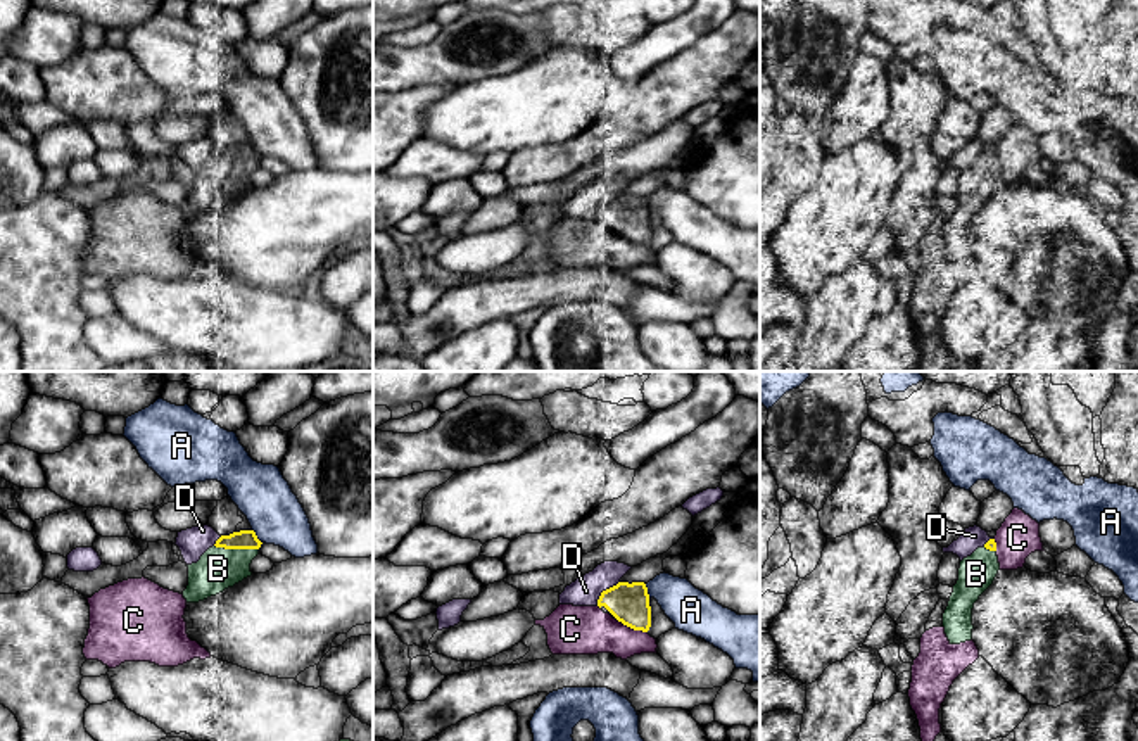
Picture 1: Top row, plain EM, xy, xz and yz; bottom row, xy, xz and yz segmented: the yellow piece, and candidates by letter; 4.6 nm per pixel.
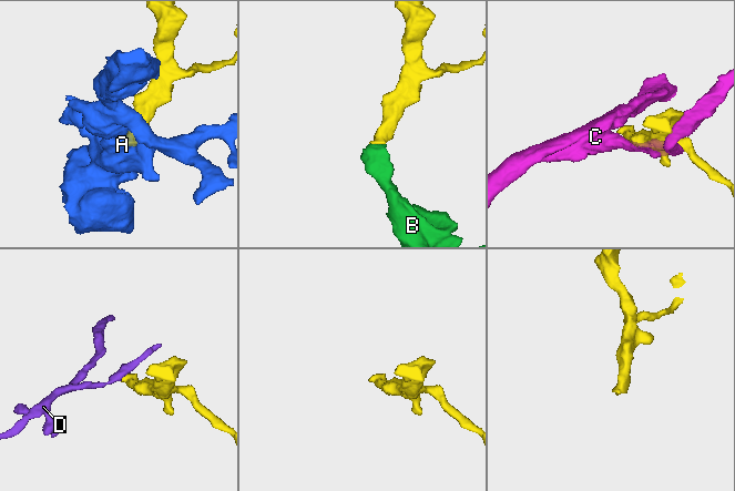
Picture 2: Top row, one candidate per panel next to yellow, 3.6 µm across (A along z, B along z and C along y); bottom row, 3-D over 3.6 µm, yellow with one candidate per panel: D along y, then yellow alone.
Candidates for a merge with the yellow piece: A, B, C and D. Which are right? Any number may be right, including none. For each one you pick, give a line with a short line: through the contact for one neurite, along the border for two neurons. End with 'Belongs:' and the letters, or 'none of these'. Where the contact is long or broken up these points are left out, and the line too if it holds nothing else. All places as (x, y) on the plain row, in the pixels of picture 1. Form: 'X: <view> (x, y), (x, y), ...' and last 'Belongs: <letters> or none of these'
Belongs: B

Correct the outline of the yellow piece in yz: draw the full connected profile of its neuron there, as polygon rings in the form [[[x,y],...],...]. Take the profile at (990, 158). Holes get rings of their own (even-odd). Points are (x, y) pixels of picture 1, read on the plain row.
[[[989,152],[983,161],[977,161],[960,174],[958,193],[943,226],[943,240],[950,257],[972,252],[974,216],[993,197],[998,183],[995,152]]]

